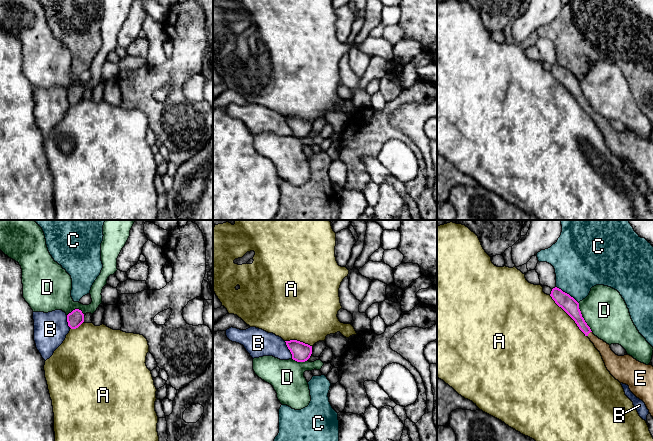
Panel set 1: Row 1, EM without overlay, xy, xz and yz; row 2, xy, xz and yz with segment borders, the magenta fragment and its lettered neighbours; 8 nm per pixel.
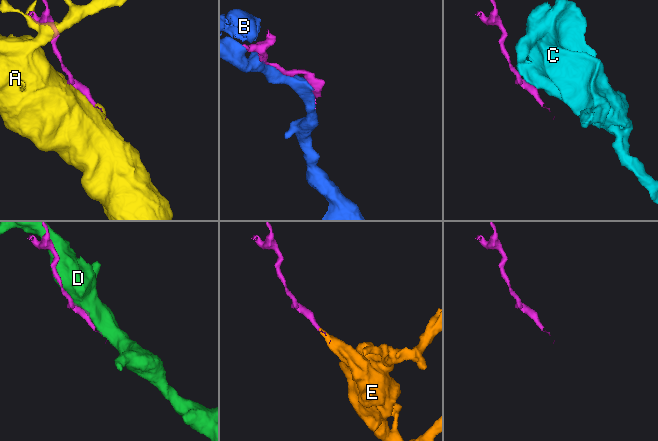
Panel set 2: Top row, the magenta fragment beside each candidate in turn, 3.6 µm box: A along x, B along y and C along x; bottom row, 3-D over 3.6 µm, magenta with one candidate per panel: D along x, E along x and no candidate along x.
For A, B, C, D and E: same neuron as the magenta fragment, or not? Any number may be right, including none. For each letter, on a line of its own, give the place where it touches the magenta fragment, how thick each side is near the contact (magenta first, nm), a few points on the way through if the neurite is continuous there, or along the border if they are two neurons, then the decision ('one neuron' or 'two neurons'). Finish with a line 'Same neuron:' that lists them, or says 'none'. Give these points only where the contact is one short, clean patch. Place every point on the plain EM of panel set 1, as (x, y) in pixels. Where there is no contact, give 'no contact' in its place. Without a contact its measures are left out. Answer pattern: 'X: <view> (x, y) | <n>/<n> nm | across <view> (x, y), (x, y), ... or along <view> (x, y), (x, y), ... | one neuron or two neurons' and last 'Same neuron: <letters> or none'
A: yz (569, 91) | 120/500 nm | two neurons
B: xz (289, 125) | 160/220 nm | two neurons
C: yz (566, 69) | 120/400 nm | along yz (556, 62), (568, 69), (578, 79) | two neurons
D: yz (582, 93) | 120/360 nm | two neurons
E: yz (588, 109) | 120/110 nm | across yz (571, 83), (588, 109), (605, 126), (608, 132) | one neuron
Same neuron: E

